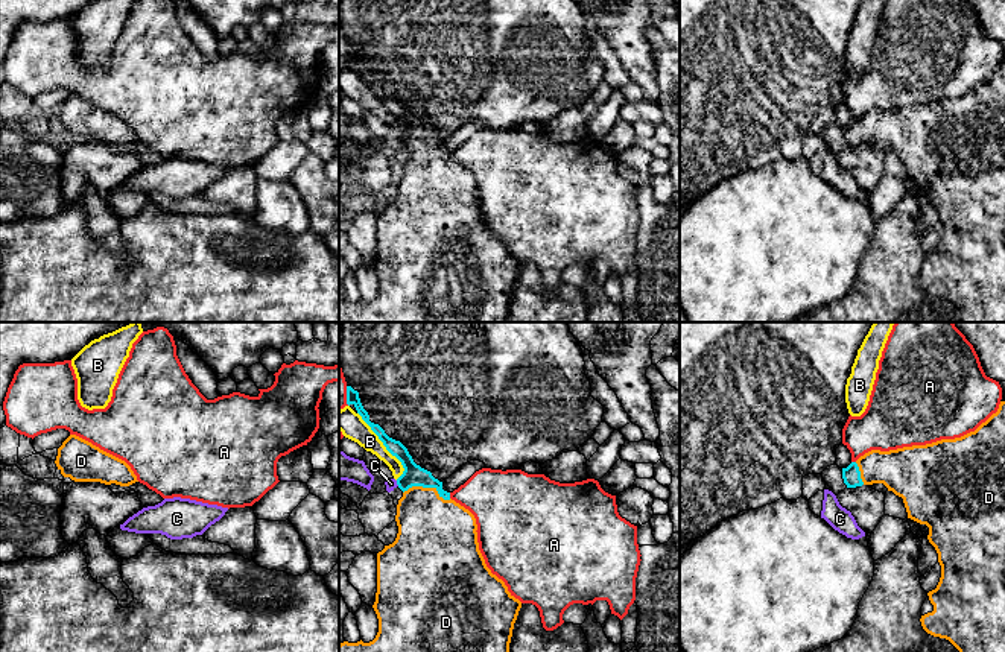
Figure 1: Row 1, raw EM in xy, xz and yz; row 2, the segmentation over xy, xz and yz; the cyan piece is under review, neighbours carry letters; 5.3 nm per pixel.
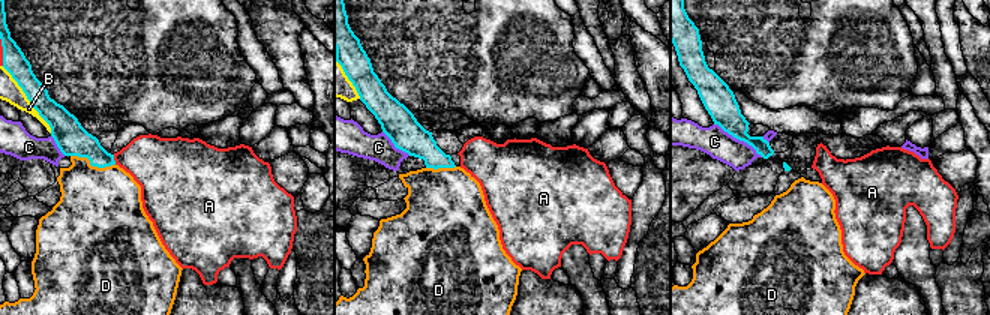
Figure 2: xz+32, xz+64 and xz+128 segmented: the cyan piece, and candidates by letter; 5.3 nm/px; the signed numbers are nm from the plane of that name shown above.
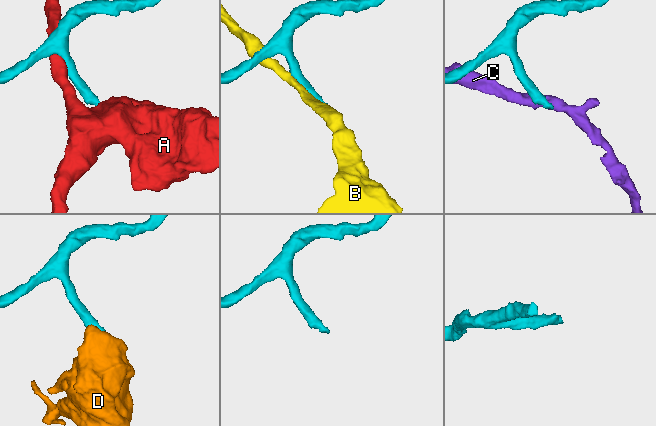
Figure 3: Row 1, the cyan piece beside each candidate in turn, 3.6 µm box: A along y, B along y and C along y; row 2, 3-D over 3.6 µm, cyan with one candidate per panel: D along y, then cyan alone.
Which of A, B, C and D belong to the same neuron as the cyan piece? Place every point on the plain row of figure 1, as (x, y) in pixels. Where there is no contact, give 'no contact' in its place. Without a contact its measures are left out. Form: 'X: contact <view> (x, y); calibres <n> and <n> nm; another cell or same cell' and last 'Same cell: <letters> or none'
A: contact xz (449, 155); calibres 110 and 300 nm; another cell
B: contact xz (383, 104); calibres 110 and 130 nm; another cell
C: contact xz (397, 143); calibres 110 and 60 nm; another cell
D: contact xz (427, 146); calibres 110 and 360 nm; same cell
Same cell: D

